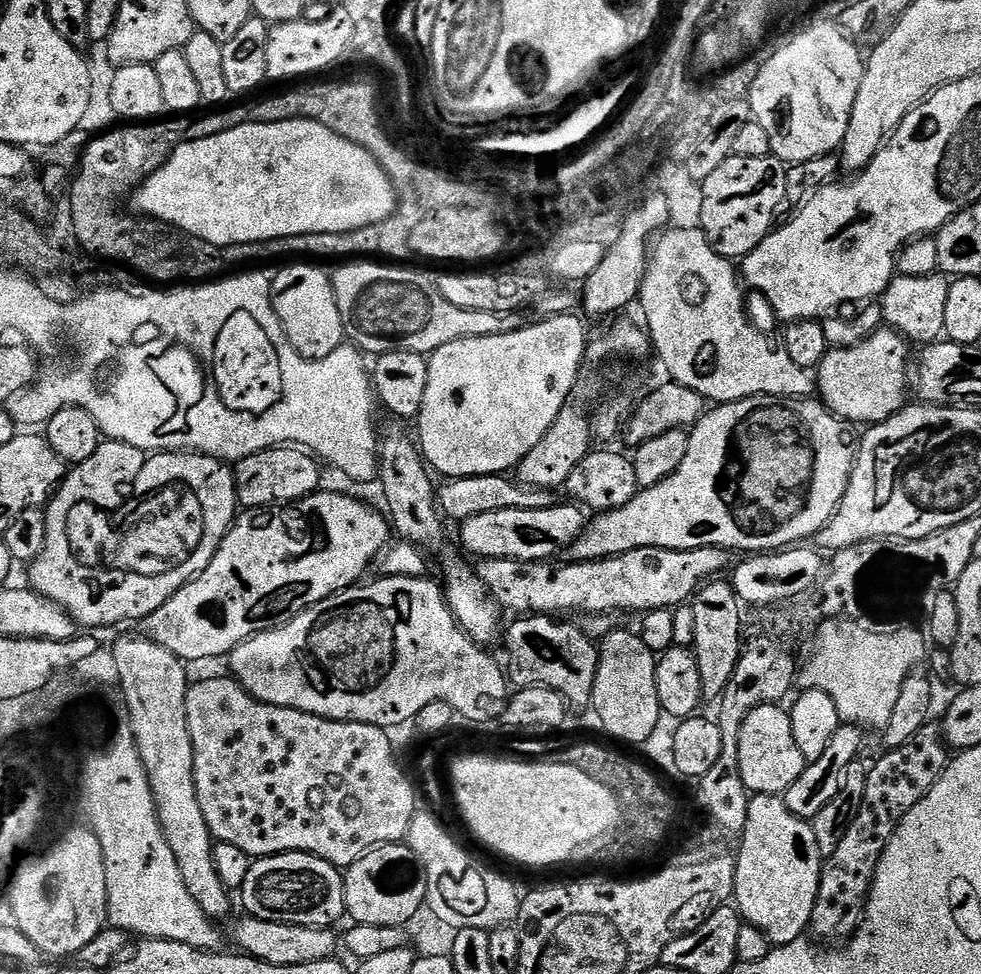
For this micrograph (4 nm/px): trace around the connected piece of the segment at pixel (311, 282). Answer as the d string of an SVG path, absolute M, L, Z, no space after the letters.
M312 262L296 263L300 264L292 264L271 277L272 305L294 350L308 360L321 360L334 354L346 340L342 314L338 314L338 298L327 271L315 268Z

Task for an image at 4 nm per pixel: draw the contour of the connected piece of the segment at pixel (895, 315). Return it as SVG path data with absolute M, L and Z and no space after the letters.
M939 271L929 276L901 276L896 274L878 300L883 323L891 331L899 332L905 340L913 345L927 346L937 343L944 336L946 298L949 294L949 277Z

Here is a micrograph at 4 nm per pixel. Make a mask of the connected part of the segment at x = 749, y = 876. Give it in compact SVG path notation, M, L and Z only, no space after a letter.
M753 795L739 840L734 904L741 917L758 926L773 946L801 939L812 922L822 867L811 823L794 815L781 797Z

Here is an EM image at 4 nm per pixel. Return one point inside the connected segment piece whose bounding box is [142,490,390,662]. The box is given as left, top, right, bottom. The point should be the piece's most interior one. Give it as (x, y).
(262, 575)

